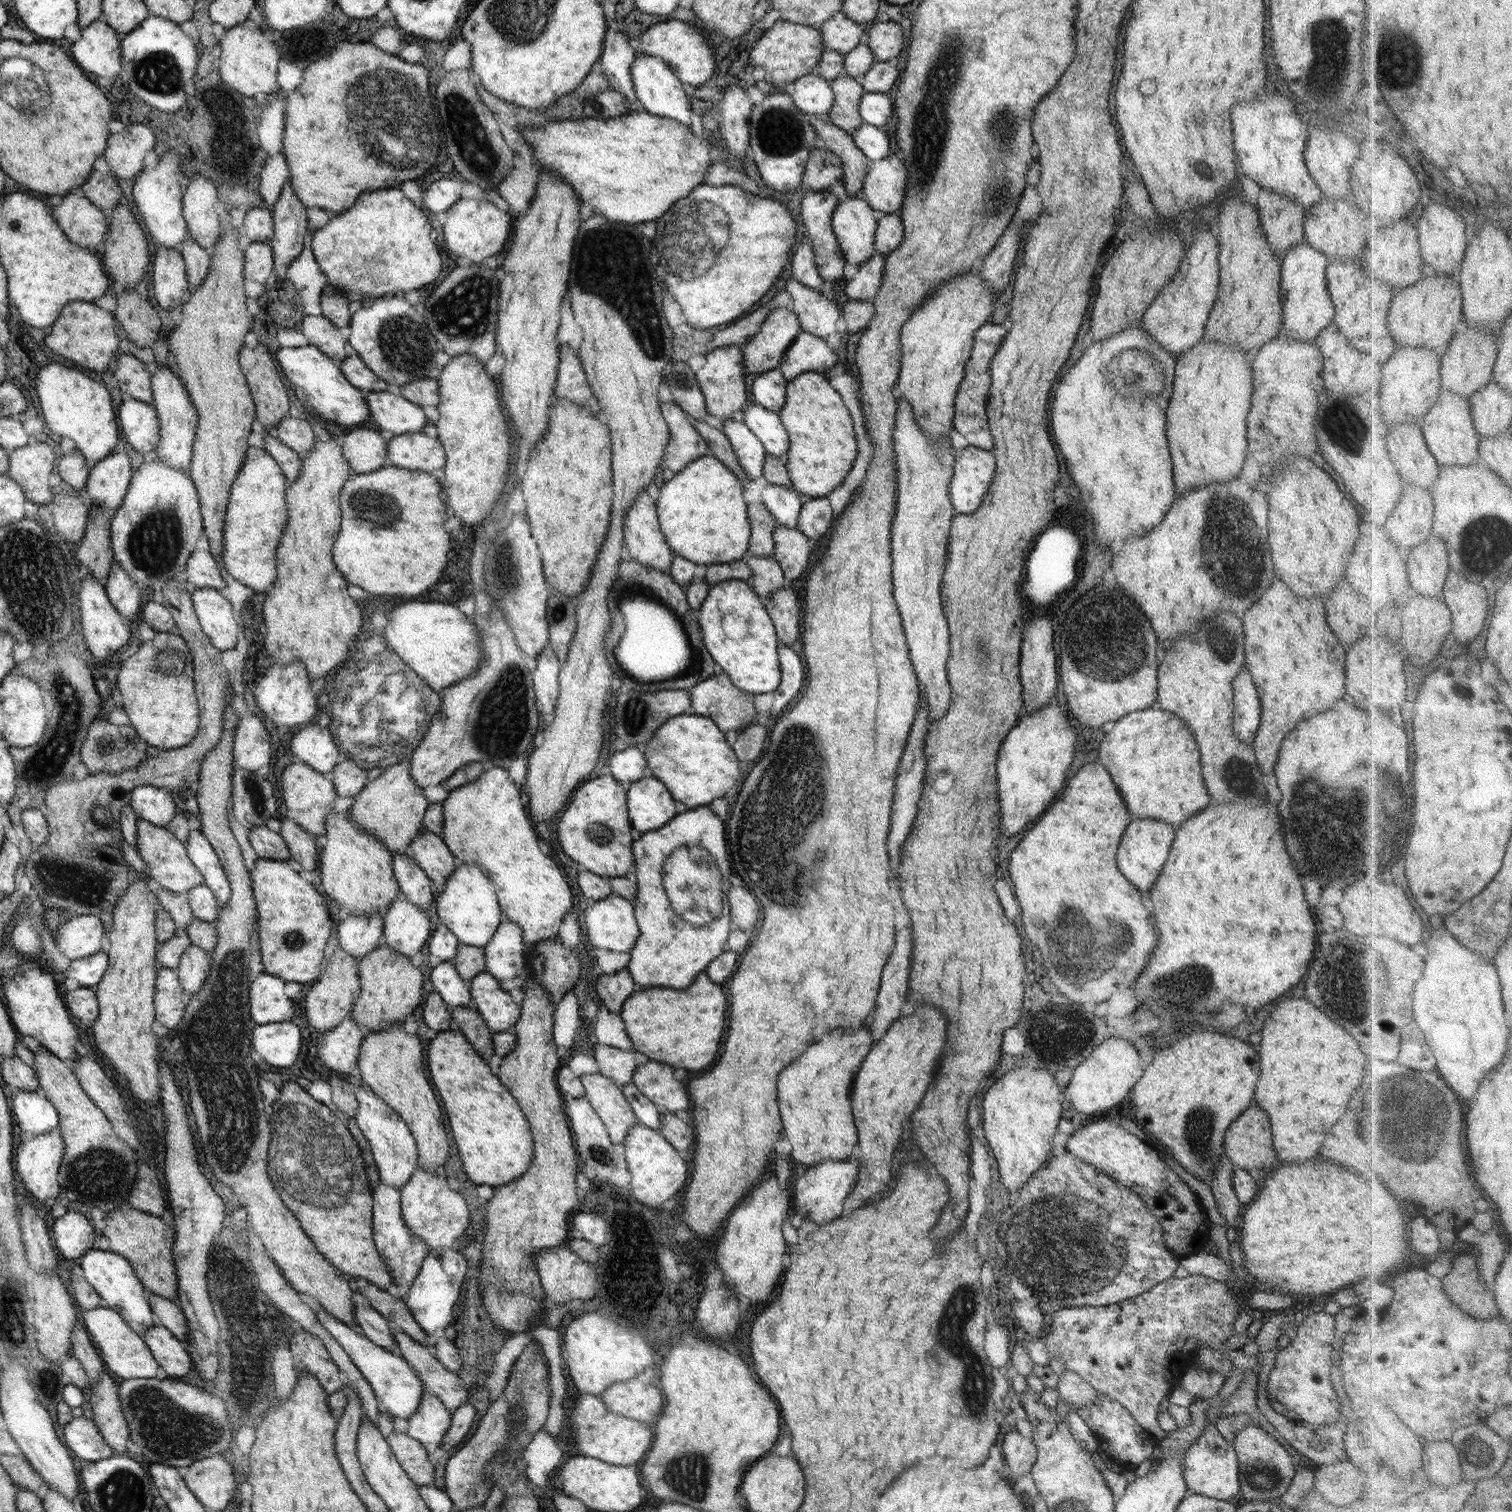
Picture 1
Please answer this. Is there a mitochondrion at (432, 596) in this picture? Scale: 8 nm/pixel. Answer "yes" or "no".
no

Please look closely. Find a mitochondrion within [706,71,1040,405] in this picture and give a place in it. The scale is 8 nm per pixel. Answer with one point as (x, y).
(780, 131)

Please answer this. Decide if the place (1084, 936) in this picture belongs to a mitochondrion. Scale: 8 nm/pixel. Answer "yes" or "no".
yes

